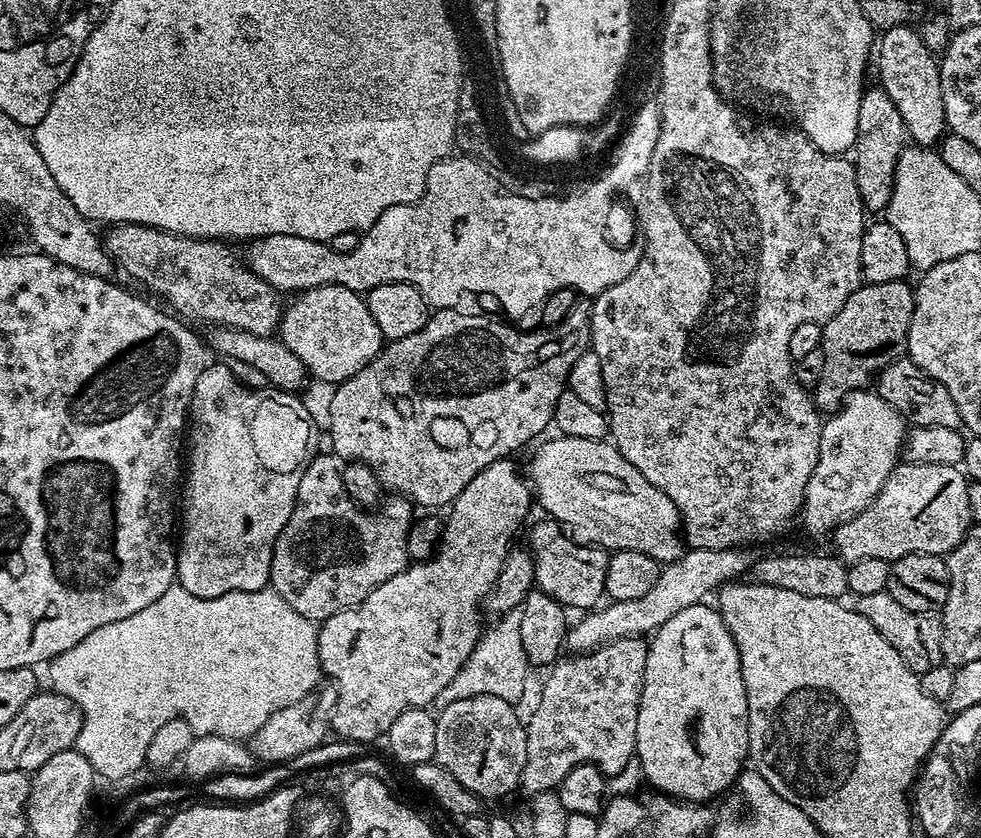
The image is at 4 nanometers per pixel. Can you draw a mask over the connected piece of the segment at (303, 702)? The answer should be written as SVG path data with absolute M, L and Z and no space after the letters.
M327 687L311 692L306 698L298 698L298 702L290 706L282 706L282 710L270 714L270 718L262 722L260 729L247 741L247 746L256 755L257 761L268 766L283 764L298 758L298 754L306 754L306 750L314 750L329 739L336 690L335 687Z

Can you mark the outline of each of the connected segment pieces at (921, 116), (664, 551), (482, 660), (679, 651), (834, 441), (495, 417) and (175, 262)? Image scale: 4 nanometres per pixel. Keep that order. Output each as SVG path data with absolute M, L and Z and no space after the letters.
M908 25L881 33L876 44L876 55L874 64L875 67L876 64L878 66L879 85L893 99L894 106L898 106L909 139L919 147L937 145L948 127L945 122L945 106L942 103L939 61L935 53L926 49L919 31Z
M559 434L553 437L533 454L528 472L526 468L526 479L535 503L548 511L545 513L567 532L571 540L579 544L593 544L609 553L638 550L642 554L650 554L658 562L671 562L684 555L686 541L674 502L670 502L658 486L650 486L650 482L646 482L646 478L642 478L626 458L622 458L615 444L607 439L570 438Z
M511 608L509 612L501 612L495 617L492 629L485 631L474 646L470 658L454 674L450 686L438 694L434 702L437 709L450 706L450 702L458 702L462 698L475 696L493 696L503 700L519 702L528 688L528 671L530 665L526 658L526 650L522 650L522 610Z
M708 602L686 606L686 610L678 610L678 614L674 614L674 618L670 618L661 628L656 629L651 637L644 671L644 685L640 691L640 705L638 706L638 738L636 739L635 759L640 761L645 781L649 785L652 783L657 793L698 805L712 802L708 800L722 795L731 784L733 787L739 781L741 772L745 771L748 760L748 703L746 702L746 686L742 682L740 655L726 622L720 616L719 611L713 605L711 608Z
M875 390L850 393L843 406L820 425L818 462L814 466L814 474L810 474L810 482L806 482L804 495L802 521L805 530L812 536L824 536L827 532L829 535L840 521L857 516L883 490L886 478L890 478L901 459L905 444L906 421L894 406L890 406L890 402L883 400Z
M587 303L578 305L561 324L556 324L553 328L544 328L541 332L519 332L518 329L511 328L508 324L499 324L488 316L471 316L468 312L460 311L456 308L433 311L426 326L422 326L422 330L417 330L415 334L410 334L406 338L387 341L380 353L366 367L358 370L358 374L336 385L334 402L330 409L330 426L327 431L332 435L331 451L337 457L345 456L343 458L345 461L370 466L370 470L385 489L393 488L396 491L393 493L403 493L413 505L420 507L421 504L424 510L440 510L436 508L443 509L451 505L452 501L458 498L458 494L462 494L462 490L470 486L472 479L482 470L486 470L486 466L490 466L496 460L511 457L513 455L511 452L518 451L523 444L530 443L544 427L549 427L552 424L554 406L566 390L568 375L574 362L578 362L583 352L589 351L592 343L592 317Z
M117 224L107 231L108 237L105 235L102 243L115 267L161 296L177 317L188 322L201 320L204 326L246 330L259 336L272 336L279 329L281 297L224 245L227 243L178 236L145 224Z

